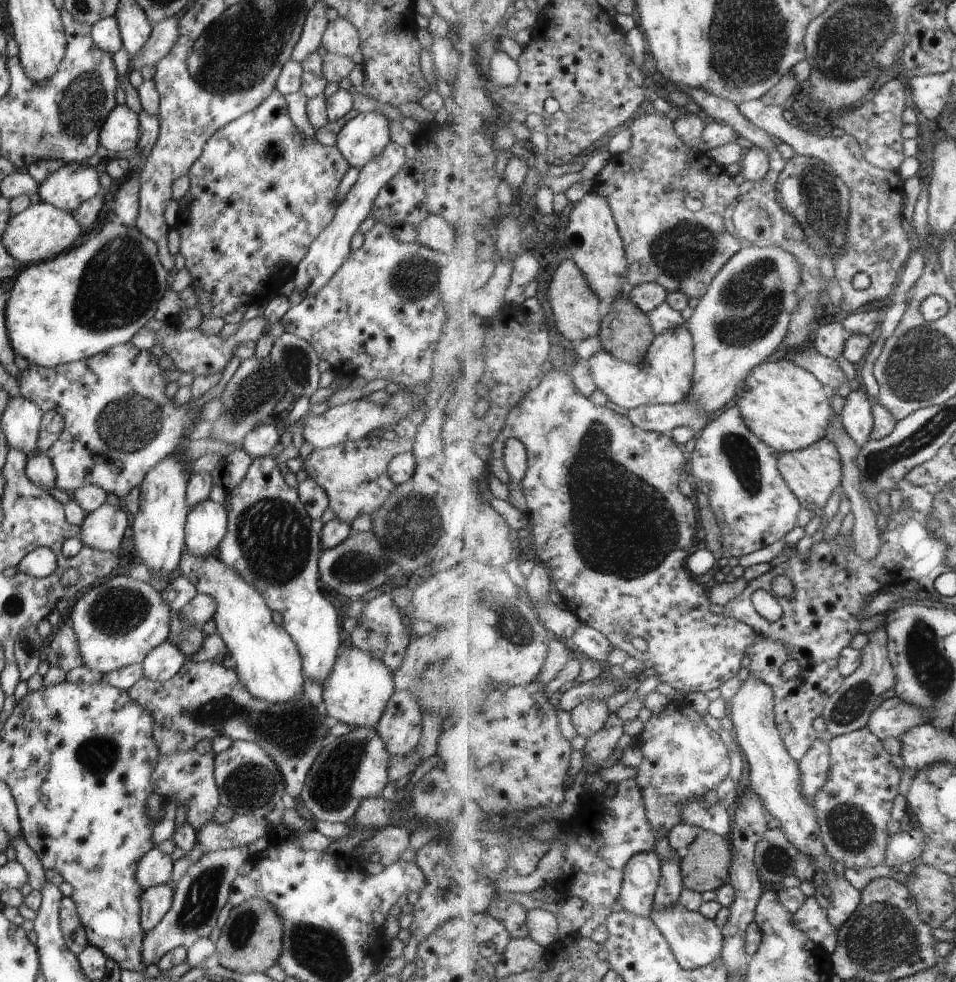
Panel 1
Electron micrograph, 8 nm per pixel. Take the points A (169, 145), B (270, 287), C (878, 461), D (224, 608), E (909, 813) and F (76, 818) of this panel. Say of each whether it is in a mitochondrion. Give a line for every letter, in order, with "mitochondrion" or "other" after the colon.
A: other
B: other
C: mitochondrion
D: other
E: other
F: other

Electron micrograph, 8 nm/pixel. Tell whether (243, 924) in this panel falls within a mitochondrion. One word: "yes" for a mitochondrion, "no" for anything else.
yes

